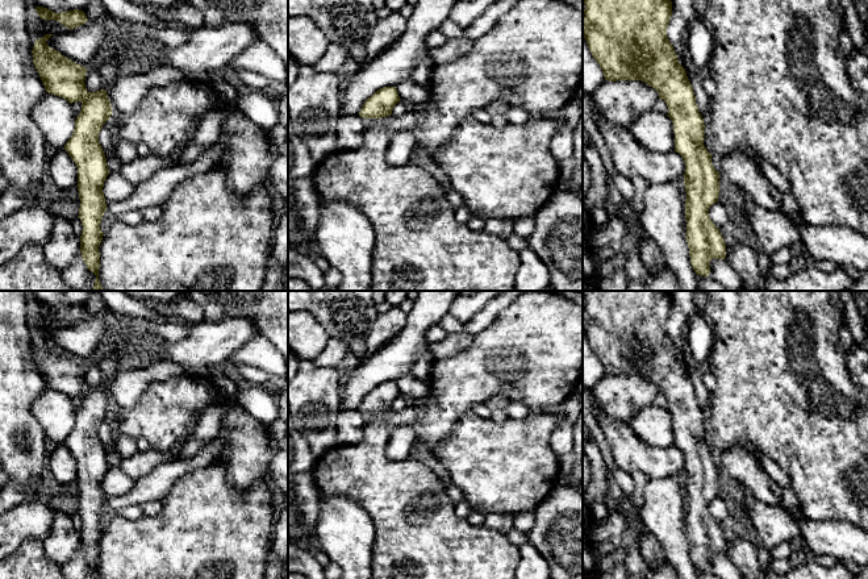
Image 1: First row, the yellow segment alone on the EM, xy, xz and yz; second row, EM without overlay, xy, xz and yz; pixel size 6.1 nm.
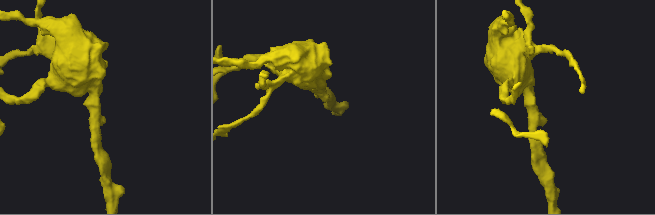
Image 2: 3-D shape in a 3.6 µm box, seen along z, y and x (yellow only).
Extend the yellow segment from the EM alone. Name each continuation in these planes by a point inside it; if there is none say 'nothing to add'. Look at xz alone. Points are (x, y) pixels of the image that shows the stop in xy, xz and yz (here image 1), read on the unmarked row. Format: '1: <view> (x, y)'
nothing to add

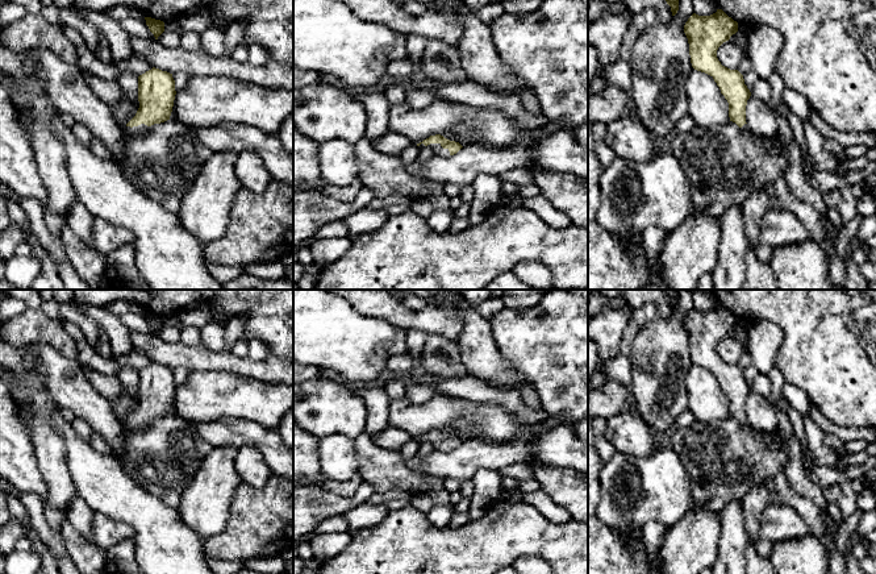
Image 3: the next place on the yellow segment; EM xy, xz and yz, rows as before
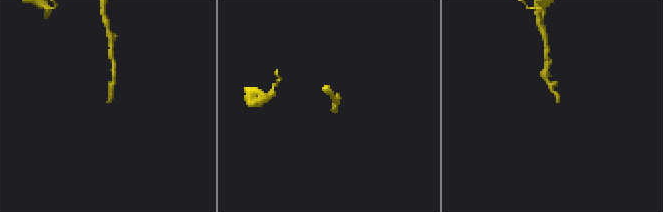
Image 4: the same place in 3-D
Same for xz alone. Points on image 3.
1: xz (437, 444)

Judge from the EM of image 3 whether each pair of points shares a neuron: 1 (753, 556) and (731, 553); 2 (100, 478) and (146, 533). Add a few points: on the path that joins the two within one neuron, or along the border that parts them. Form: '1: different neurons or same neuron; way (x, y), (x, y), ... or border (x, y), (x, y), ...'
1: different neurons; border (749, 544), (746, 560)
2: same neuron; way (113, 491), (142, 520)

